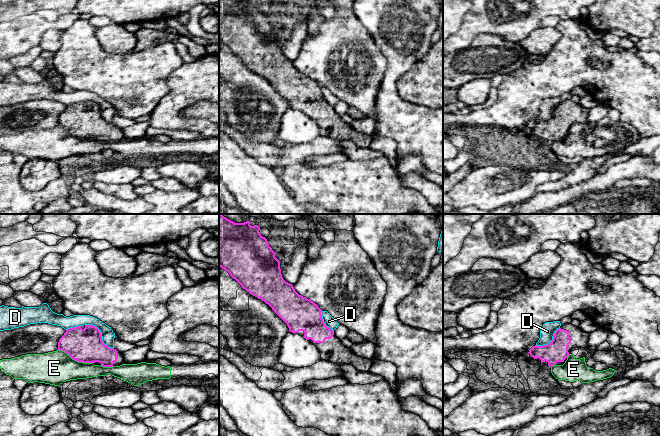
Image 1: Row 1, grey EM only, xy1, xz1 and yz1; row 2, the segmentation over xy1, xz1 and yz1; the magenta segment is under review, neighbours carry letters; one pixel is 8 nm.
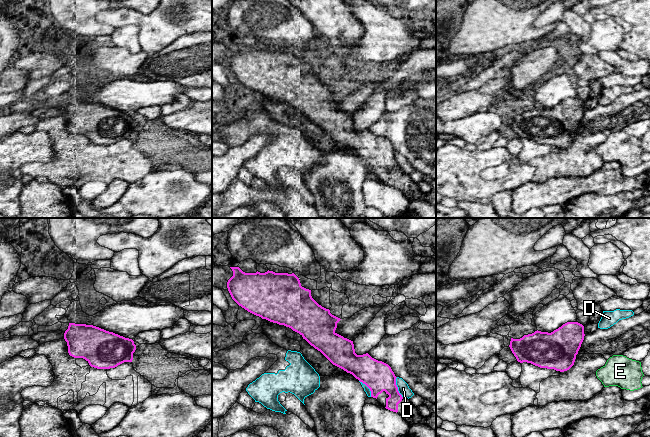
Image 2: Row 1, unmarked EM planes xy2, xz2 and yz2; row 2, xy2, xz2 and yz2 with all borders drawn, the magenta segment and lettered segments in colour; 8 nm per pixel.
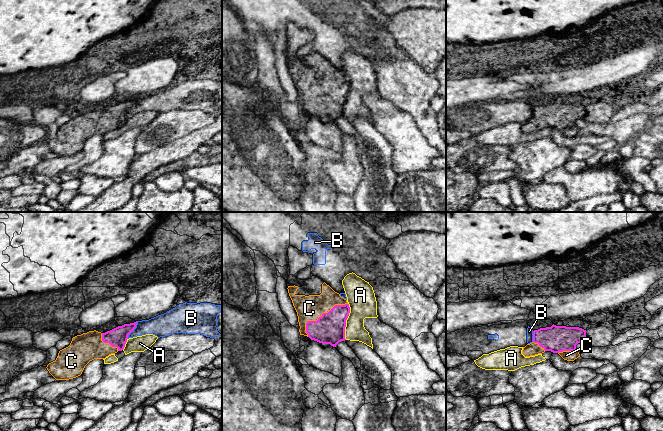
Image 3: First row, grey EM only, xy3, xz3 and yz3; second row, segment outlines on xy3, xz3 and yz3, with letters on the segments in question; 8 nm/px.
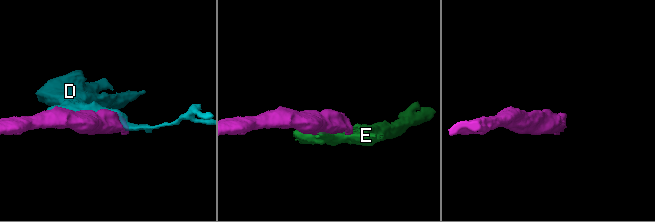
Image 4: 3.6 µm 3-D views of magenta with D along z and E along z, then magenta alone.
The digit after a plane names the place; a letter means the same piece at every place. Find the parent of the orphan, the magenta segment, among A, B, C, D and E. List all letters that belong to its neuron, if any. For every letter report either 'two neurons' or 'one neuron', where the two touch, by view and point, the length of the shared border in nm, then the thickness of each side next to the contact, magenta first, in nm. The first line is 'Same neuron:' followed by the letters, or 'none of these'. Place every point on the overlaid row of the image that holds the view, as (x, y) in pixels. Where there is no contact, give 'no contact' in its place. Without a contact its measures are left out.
Same neuron: C
A: two neurons; meets magenta in xz3 at (345, 321); contact 300 nm long; 240 nm thick on the magenta side, 220 nm on the other
B: two neurons; meets magenta in xy3 at (133, 329); contact 170 nm long; 160 nm thick on the magenta side, 180 nm on the other
C: one neuron; meets magenta in xz3 at (321, 316); contact 420 nm long; 240 nm thick on the magenta side, 200 nm on the other
D: two neurons; meets magenta in xy1 at (100, 334); contact 300 nm long; 280 nm thick on the magenta side, 100 nm on the other
E: two neurons; meets magenta in xy1 at (75, 359); contact 300 nm long; 280 nm thick on the magenta side, 260 nm on the other

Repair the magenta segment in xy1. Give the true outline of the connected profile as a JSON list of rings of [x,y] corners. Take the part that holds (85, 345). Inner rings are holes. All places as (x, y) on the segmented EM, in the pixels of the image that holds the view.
[[[93,325],[67,329],[59,339],[58,350],[65,351],[78,362],[103,367],[125,364],[122,353],[105,345],[100,330]]]

